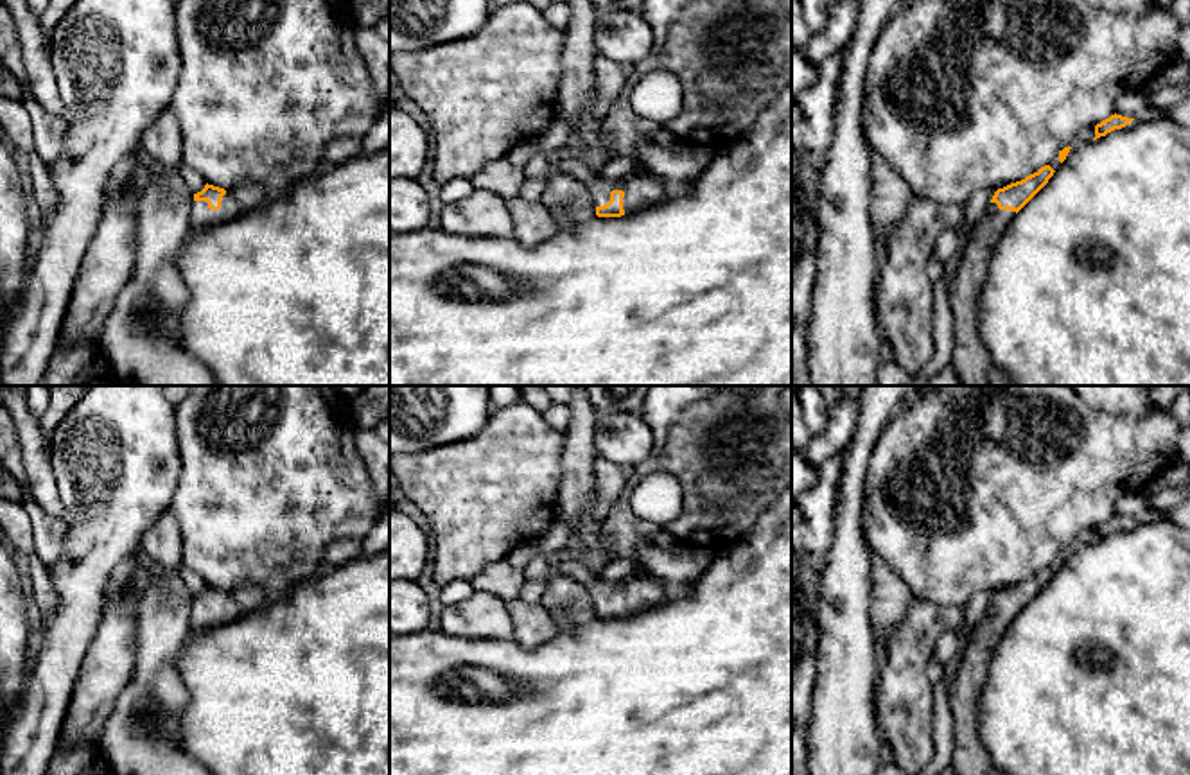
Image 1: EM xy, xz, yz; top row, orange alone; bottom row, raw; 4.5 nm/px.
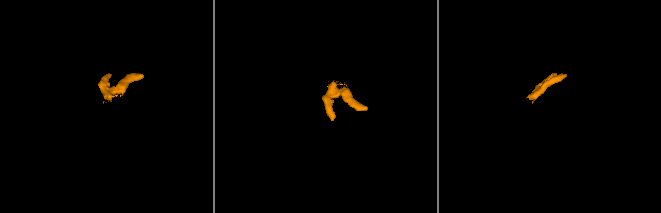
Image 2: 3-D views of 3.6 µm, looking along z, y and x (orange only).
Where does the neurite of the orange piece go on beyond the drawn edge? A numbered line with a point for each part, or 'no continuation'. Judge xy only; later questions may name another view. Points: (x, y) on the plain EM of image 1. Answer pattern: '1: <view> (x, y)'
1: xy (237, 603)

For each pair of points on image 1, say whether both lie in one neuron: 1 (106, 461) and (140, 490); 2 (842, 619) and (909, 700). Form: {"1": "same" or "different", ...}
{"1": "same", "2": "different"}

